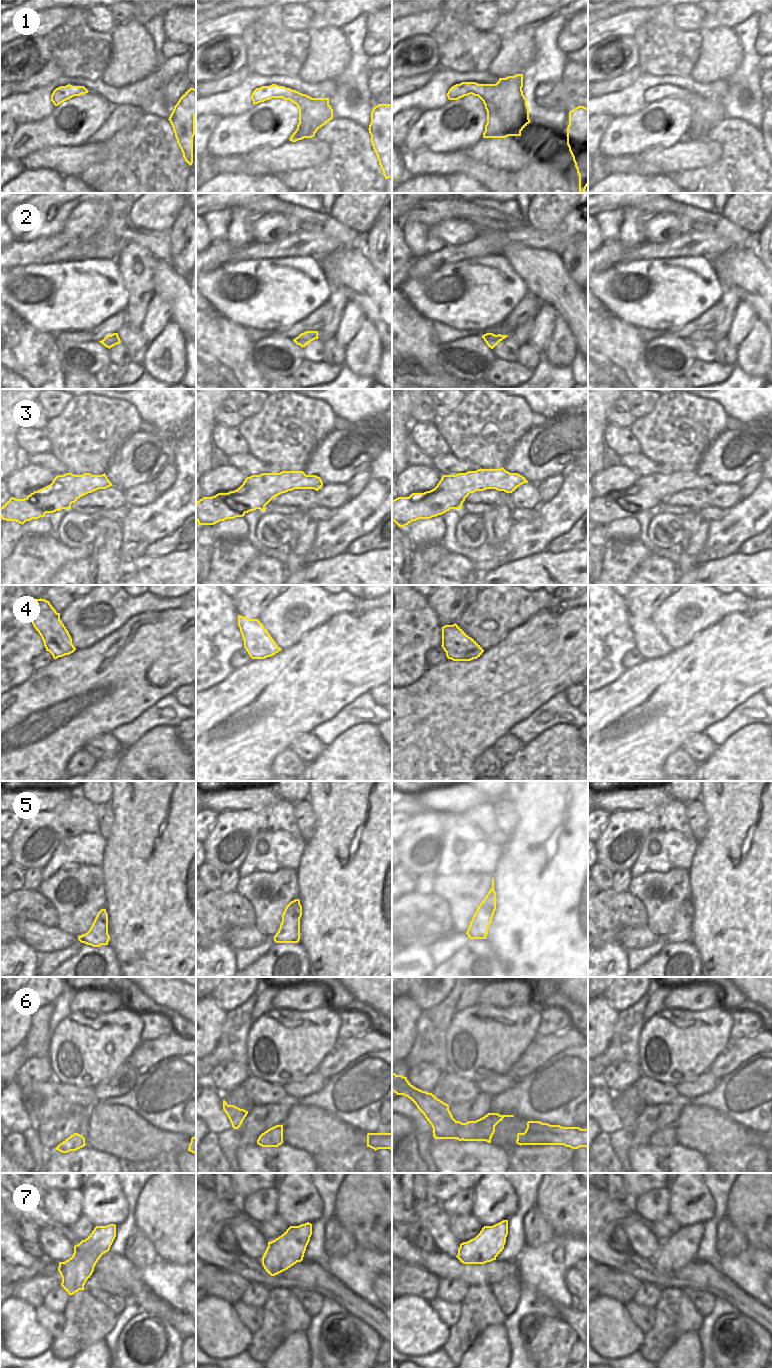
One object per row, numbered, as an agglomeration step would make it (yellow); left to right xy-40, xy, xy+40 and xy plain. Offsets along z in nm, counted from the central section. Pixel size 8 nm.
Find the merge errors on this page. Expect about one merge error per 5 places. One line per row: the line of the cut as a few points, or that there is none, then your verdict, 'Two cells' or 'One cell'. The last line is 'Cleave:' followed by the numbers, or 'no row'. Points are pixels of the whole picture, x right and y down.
1: No split. One cell
2: No split. One cell
3: No split. One cell
4: No split. One cell
5: No split. One cell
6: Split along xy+40 (457, 1139), (461, 1140). Two cells
7: No split. One cell
Cleave: 6

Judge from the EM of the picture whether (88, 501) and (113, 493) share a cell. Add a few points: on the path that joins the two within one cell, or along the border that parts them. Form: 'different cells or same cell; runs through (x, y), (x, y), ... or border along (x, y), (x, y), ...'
same cell; runs through (94, 499), (107, 498)

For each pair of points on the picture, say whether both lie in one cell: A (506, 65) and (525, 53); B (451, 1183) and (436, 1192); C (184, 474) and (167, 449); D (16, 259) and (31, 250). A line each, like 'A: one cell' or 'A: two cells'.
A: one cell
B: one cell
C: two cells
D: one cell

